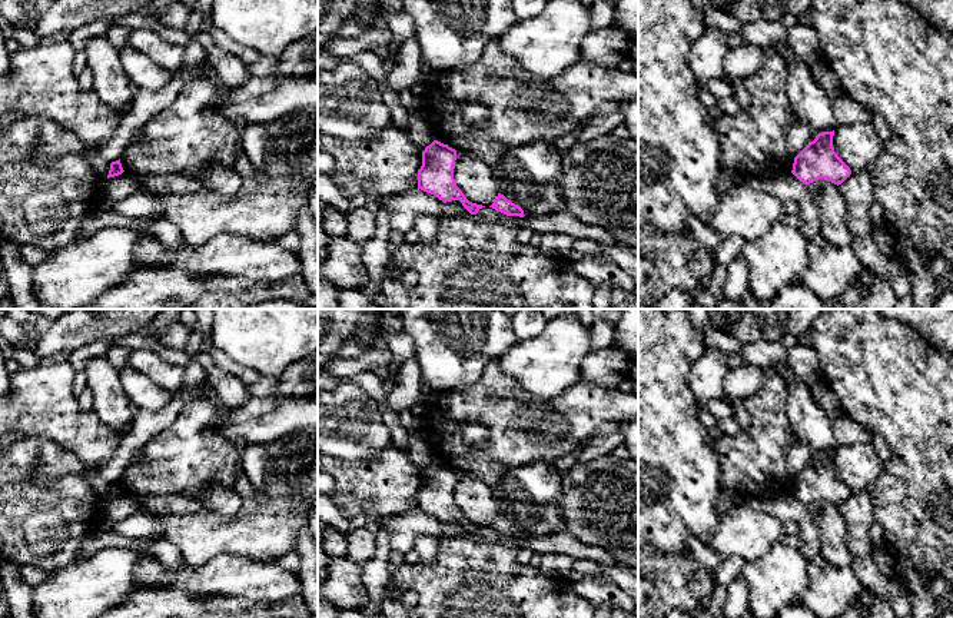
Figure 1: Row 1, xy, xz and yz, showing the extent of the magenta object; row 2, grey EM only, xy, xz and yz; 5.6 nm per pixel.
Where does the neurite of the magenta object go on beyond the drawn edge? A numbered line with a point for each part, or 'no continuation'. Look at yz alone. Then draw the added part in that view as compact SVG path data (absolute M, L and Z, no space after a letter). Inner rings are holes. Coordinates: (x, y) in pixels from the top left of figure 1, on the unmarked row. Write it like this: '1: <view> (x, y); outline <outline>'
no continuation

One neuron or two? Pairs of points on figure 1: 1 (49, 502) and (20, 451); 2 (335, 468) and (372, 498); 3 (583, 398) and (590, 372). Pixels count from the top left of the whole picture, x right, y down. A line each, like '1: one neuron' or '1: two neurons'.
1: one neuron
2: one neuron
3: two neurons

